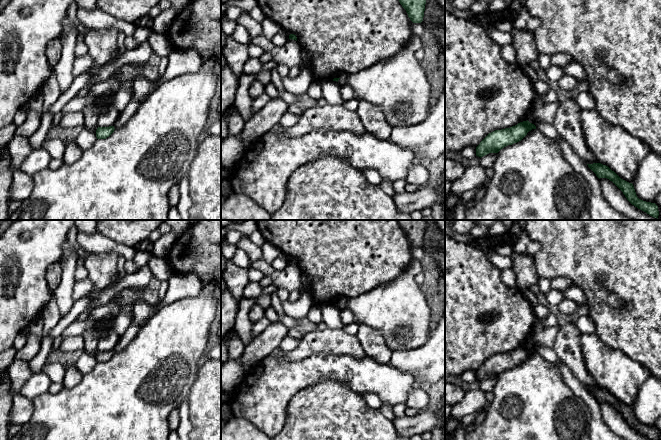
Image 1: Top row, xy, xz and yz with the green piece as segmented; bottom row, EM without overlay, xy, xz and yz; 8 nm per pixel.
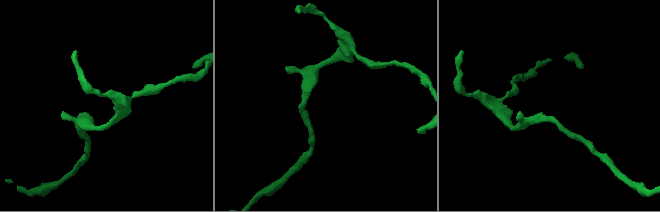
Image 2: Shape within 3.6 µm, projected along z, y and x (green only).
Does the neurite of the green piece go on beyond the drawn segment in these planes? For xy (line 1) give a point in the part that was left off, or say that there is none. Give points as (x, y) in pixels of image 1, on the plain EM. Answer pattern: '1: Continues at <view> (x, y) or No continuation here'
1: No continuation here

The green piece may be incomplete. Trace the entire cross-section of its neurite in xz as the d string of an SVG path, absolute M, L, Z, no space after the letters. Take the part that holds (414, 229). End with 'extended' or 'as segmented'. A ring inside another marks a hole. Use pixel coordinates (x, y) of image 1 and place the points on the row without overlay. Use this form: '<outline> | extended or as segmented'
M397 220L413 247L421 247L424 241L425 228L429 220Z | as segmented

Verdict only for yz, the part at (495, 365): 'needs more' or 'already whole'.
already whole

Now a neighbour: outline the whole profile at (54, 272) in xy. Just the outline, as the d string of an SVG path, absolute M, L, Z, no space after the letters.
M57 261L48 267L46 272L46 281L48 283L48 287L52 295L55 294L56 288L60 284L61 276L62 276L62 266L60 261Z

